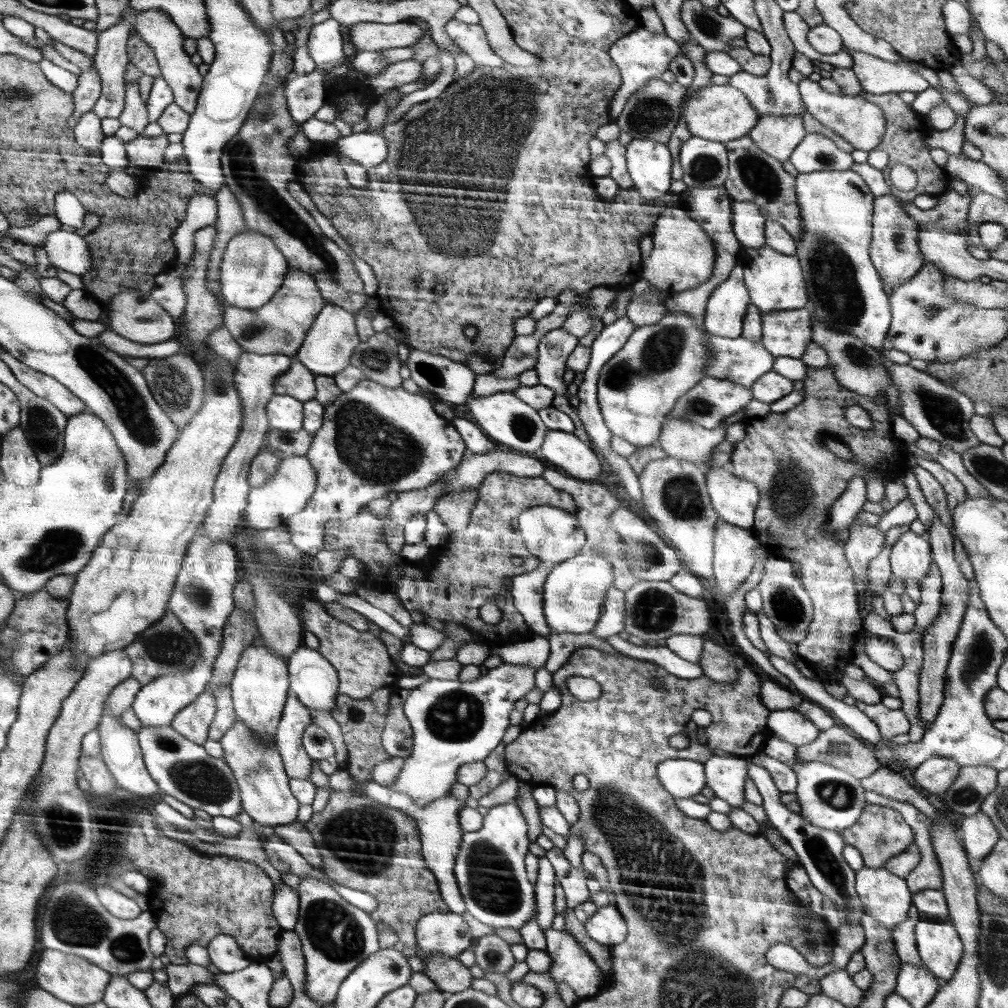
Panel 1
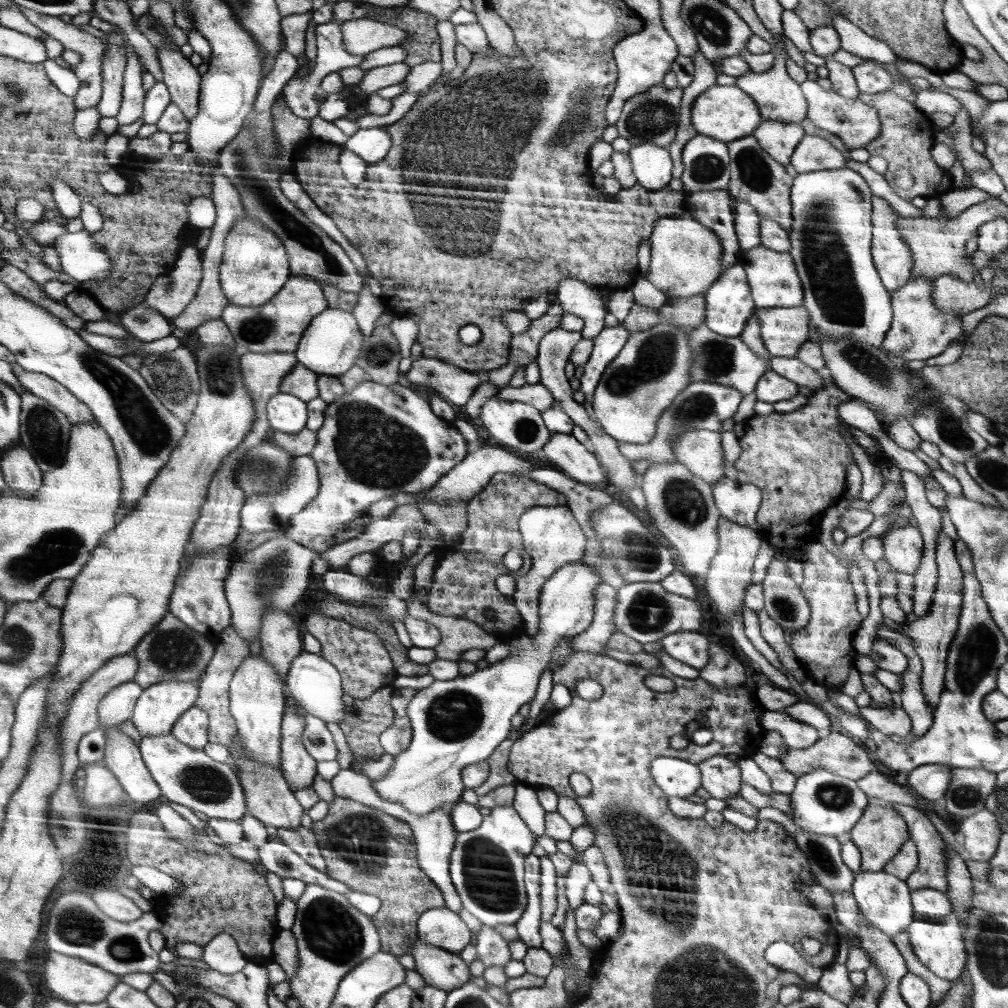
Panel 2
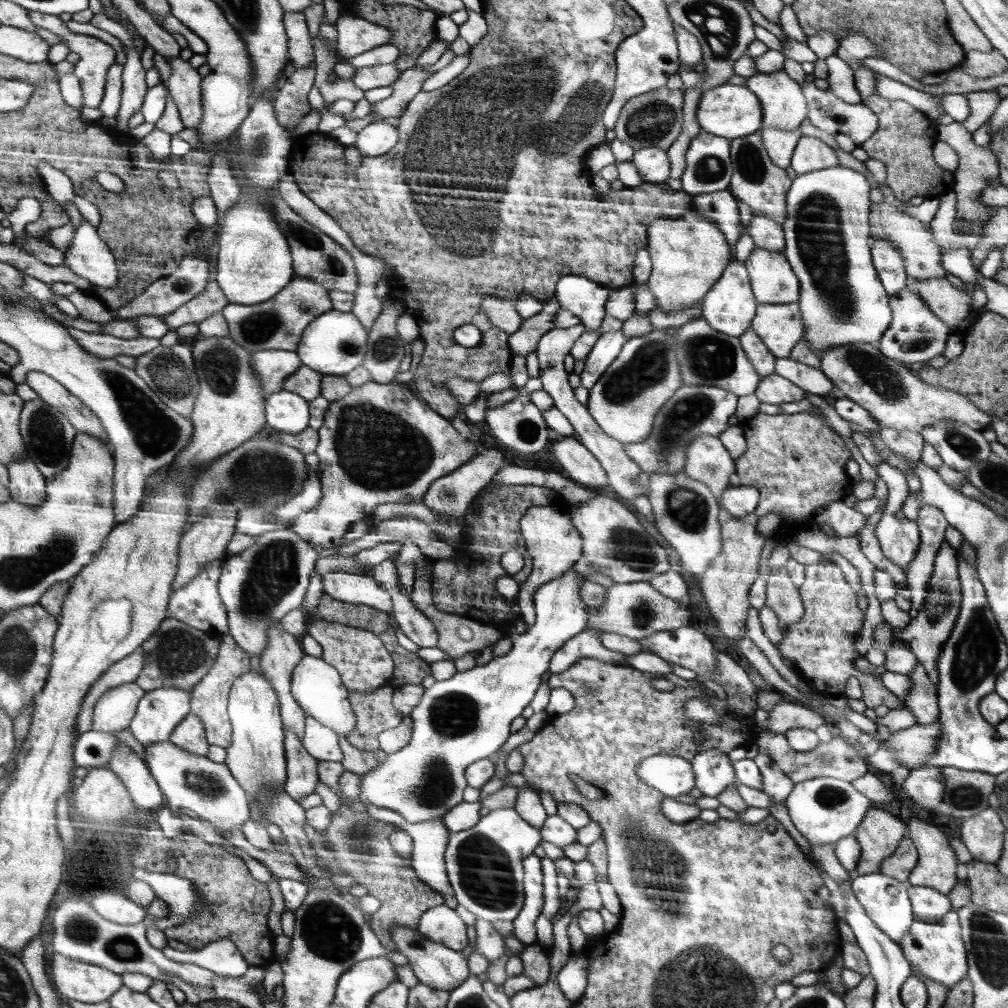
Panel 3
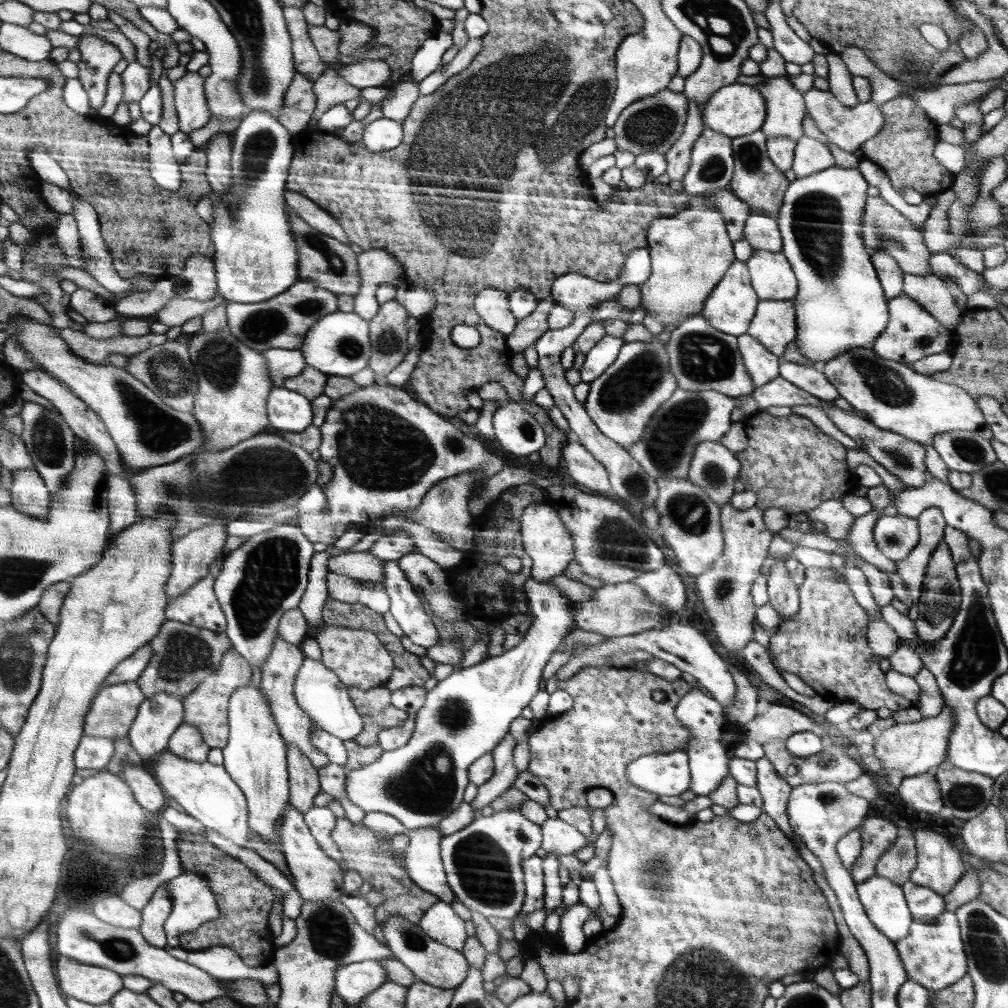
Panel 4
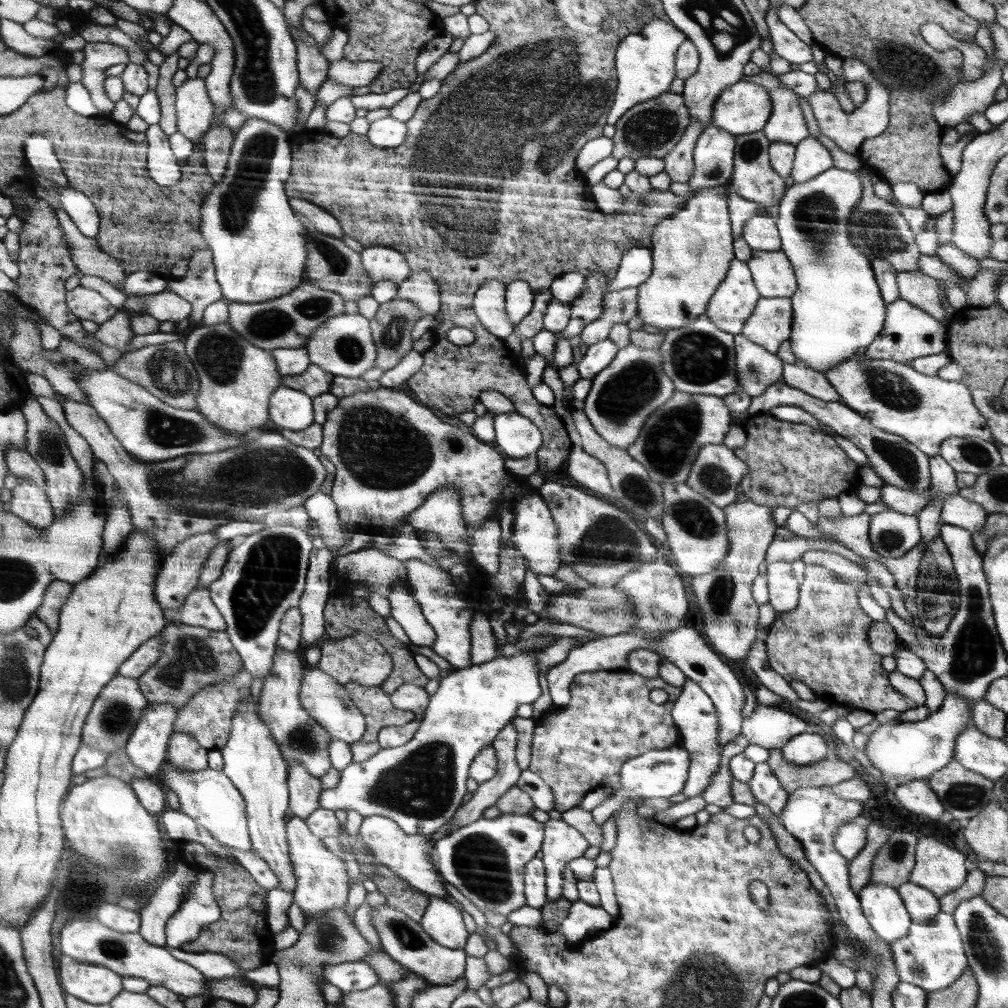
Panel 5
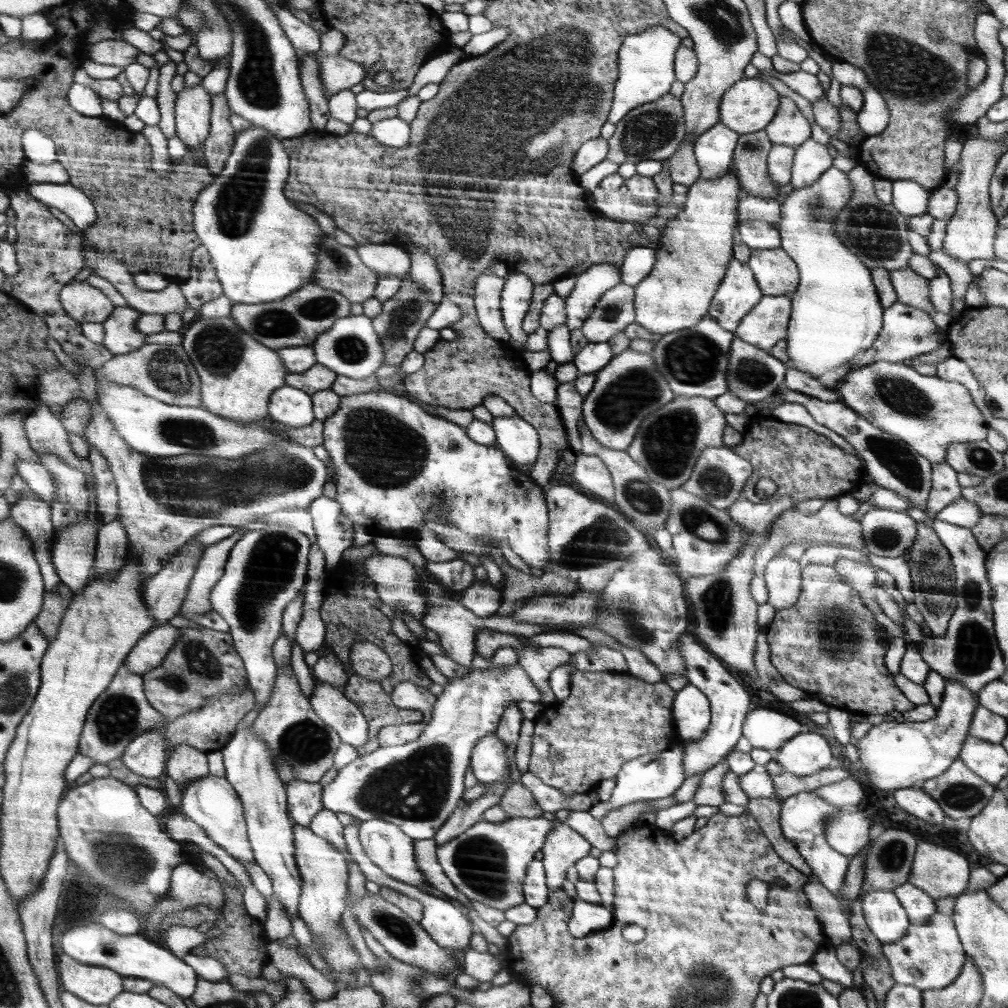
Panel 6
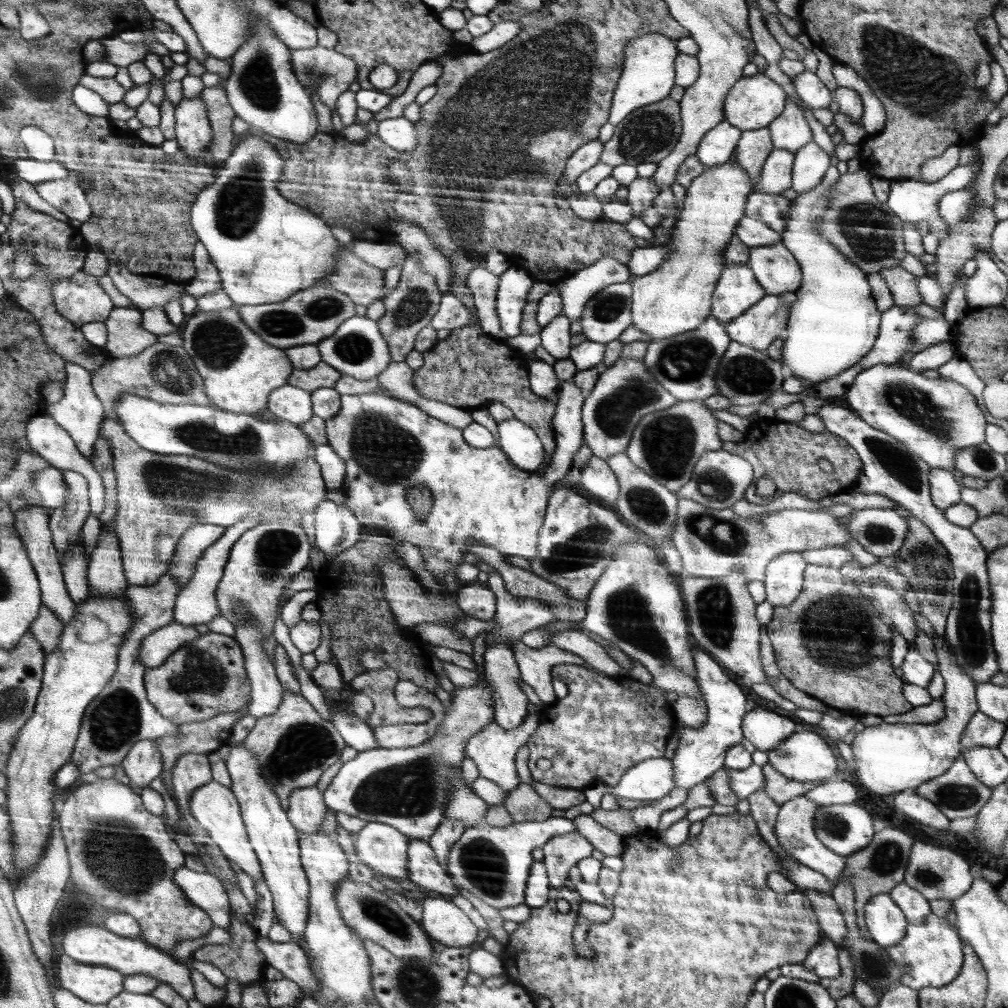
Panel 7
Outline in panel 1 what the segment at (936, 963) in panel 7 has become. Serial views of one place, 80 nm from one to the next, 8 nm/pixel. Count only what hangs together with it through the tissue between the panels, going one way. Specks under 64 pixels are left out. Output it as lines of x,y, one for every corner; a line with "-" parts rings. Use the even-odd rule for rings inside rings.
921,918
915,926
915,941
924,965
942,981
949,981
959,968
963,941
952,922
928,922

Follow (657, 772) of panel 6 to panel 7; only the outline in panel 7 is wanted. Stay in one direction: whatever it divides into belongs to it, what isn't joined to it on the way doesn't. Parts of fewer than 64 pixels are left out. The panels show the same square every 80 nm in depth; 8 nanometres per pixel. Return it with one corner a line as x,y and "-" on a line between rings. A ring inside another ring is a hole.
652,758
638,762
612,788
612,795
633,801
658,801
674,789
672,759

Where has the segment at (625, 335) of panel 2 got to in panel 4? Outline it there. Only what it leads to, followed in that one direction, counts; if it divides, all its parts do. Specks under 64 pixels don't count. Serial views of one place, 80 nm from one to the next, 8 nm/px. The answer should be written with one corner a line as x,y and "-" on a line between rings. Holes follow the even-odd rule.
604,336
603,340
595,345
586,354
584,364
579,373
582,382
592,382
608,369
618,357
620,348
623,346
622,338
617,336

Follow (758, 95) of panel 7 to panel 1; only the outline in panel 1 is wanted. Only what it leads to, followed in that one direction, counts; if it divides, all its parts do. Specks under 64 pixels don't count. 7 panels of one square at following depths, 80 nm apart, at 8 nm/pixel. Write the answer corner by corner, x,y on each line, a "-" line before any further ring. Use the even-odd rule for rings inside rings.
729,85
704,86
686,97
681,109
681,118
693,135
723,143
746,136
759,122
759,116
748,97
738,88

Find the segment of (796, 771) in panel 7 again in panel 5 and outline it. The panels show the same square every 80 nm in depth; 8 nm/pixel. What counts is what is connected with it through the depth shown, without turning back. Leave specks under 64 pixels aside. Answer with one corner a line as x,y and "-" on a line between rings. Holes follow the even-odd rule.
805,731
802,734
793,736
781,747
782,756
788,764
794,766
810,766
816,764
816,761
824,760
826,754
825,738
818,733
808,734

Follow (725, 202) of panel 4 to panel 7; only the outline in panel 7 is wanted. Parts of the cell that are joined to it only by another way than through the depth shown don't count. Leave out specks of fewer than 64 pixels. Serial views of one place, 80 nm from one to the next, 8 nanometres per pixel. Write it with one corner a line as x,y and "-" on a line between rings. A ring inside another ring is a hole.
753,192
748,195
745,216
765,222
770,228
784,232
791,200
776,193

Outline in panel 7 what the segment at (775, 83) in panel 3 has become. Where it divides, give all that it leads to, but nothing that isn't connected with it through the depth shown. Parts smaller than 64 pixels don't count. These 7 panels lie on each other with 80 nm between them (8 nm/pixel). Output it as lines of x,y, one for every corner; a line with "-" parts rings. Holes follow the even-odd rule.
790,99
779,118
768,128
770,128
775,149
786,149
793,153
807,145
813,137
801,108

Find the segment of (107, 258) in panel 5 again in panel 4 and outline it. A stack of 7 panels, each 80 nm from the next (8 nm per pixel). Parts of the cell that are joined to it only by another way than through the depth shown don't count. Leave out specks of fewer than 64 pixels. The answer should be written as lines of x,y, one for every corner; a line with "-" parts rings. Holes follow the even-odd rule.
63,214
57,226
57,236
60,238
59,245
65,249
70,258
71,266
85,270
83,239
78,219
74,215

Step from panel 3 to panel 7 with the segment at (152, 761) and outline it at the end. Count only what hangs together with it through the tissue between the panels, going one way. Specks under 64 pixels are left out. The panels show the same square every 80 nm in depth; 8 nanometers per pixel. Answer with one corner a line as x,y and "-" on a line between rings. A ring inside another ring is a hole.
214,780
208,785
204,784
204,787
192,796
191,810
192,816
204,827
206,833
222,849
224,856
229,861
246,872
255,884
260,879
264,879
262,865
259,863
259,857
256,856
254,846
251,845
243,822
239,800
236,800
231,788
222,786

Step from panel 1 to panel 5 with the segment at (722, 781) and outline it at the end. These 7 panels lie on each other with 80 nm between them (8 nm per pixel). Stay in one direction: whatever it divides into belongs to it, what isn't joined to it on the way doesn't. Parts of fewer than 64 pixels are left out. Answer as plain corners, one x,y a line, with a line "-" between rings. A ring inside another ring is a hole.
686,677
683,684
684,696
678,698
676,708
672,708
672,719
676,722
678,730
683,736
683,747
689,755
689,772
682,793
687,798
702,795
702,792
710,785
710,779
718,771
720,765
721,746
717,739
718,715
712,699
690,678

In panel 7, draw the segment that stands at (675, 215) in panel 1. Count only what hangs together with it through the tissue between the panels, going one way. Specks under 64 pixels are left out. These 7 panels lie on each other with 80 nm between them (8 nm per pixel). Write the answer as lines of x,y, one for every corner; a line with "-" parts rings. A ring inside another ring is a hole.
732,158
706,169
688,186
679,220
669,240
669,257
652,272
633,278
634,324
651,341
695,331
711,318
716,284
726,266
725,248
735,236
739,220
745,216
748,195
754,192
746,169

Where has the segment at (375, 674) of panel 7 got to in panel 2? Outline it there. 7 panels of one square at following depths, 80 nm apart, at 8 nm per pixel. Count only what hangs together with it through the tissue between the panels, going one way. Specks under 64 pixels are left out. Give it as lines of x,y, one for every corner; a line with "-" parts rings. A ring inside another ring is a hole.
392,686
382,687
380,690
373,692
368,698
359,698
348,694
343,696
345,704
345,717
339,726
345,734
350,750
356,757
354,764
354,772
361,774
362,762
370,760
379,760
385,751
380,746
379,736
393,723
394,709
390,706
390,698
392,698

